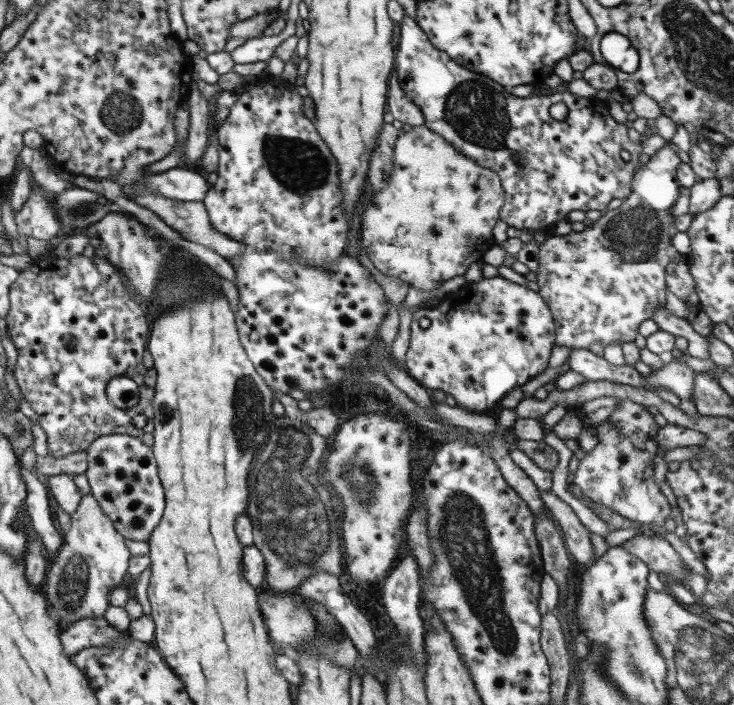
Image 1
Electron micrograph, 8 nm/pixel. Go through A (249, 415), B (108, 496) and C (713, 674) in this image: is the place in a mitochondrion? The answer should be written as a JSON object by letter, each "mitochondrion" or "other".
{"A":"mitochondrion","B":"other","C":"mitochondrion"}

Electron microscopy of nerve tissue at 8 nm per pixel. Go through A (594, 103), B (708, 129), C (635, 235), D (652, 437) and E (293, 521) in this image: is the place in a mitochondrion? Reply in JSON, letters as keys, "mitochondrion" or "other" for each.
{"A":"other","B":"other","C":"mitochondrion","D":"other","E":"mitochondrion"}

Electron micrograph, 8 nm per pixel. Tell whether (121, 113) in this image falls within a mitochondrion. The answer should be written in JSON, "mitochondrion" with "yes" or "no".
{"mitochondrion":"yes"}

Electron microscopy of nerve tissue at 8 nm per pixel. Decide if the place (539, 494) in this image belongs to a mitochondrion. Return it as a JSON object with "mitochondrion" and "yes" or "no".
{"mitochondrion":"no"}

